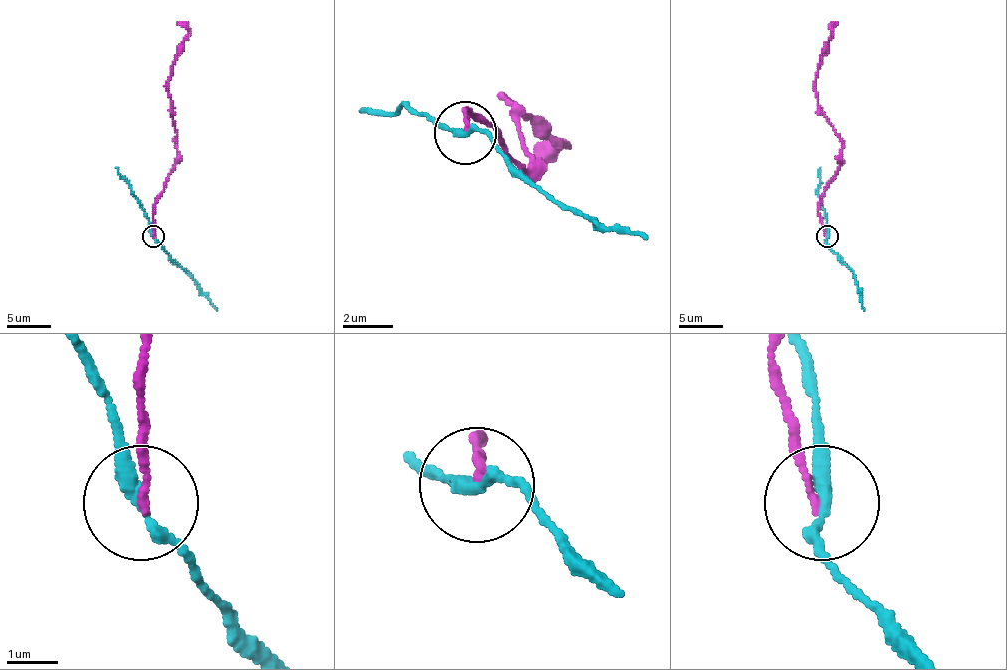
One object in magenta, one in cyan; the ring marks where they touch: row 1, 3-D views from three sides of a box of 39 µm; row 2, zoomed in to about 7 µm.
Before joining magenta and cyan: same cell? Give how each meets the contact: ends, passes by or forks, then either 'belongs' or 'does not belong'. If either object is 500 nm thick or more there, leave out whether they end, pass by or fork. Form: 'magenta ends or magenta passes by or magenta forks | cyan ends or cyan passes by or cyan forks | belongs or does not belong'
magenta ends | cyan passes by | does not belong

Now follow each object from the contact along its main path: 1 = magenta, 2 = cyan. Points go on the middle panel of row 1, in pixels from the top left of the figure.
1: (463, 131), (470, 106), (532, 175), (520, 112), (507, 100), (532, 125), (564, 144), (532, 156)
2: (463, 131), (482, 131), (557, 206), (645, 238)

